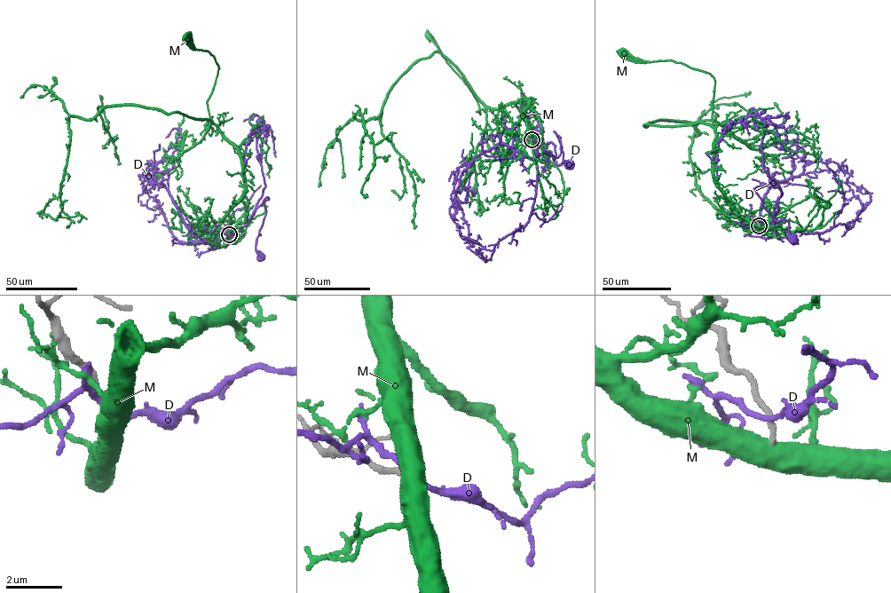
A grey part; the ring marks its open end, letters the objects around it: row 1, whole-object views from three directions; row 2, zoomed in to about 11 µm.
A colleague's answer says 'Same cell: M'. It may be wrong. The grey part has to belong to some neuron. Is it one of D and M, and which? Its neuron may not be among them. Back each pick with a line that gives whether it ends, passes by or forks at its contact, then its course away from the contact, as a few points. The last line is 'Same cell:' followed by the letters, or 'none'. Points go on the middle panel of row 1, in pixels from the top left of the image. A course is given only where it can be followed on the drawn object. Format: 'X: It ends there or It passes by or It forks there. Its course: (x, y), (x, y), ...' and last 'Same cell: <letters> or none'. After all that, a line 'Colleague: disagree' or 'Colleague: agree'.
Same cell: none
Colleague: disagree

